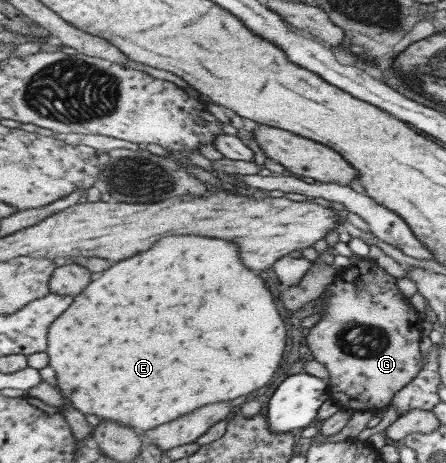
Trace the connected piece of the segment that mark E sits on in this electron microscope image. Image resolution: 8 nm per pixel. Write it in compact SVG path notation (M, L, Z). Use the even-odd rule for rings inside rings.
M197 235L161 239L151 251L113 265L97 281L93 281L91 287L83 291L83 295L75 299L75 303L71 305L71 311L67 311L63 319L57 319L54 323L55 325L50 327L49 347L46 353L49 359L48 365L55 369L64 397L69 397L72 405L85 415L96 415L99 419L119 421L127 427L142 429L144 432L171 423L209 403L231 401L231 399L239 401L239 398L265 387L275 377L275 371L281 365L288 342L287 326L277 309L277 303L271 291L267 289L267 283L243 265L237 245L225 239L209 239L209 237L197 237Z

